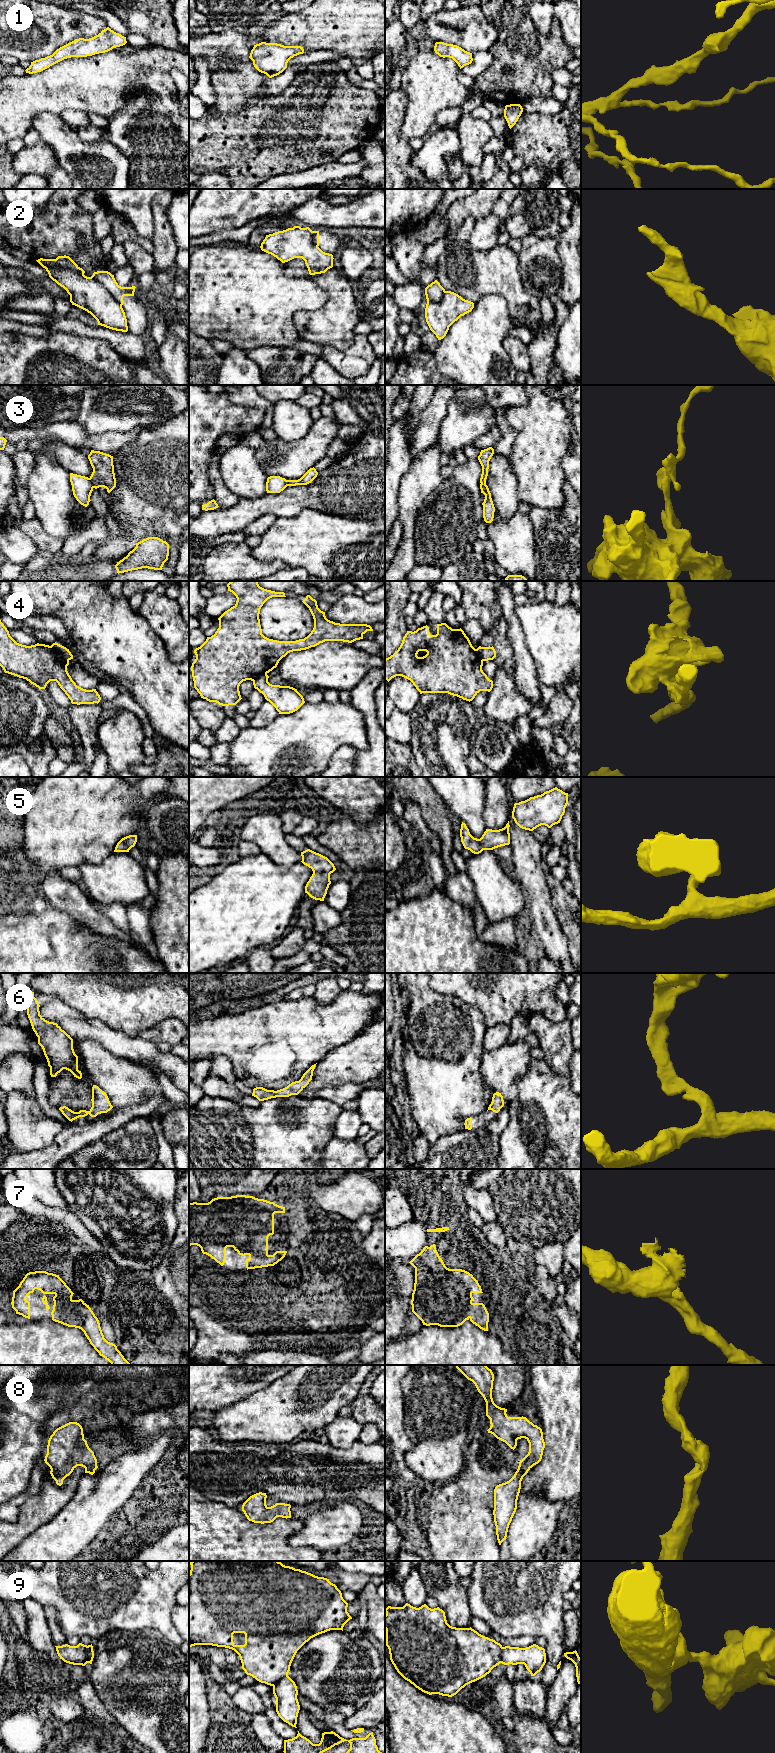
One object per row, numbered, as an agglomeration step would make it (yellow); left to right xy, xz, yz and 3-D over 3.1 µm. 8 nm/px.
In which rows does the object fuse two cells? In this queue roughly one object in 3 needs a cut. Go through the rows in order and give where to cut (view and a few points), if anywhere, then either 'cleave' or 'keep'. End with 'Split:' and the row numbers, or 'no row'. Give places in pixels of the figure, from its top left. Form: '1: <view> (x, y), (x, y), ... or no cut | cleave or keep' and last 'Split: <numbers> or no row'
1: no cut | keep
2: xy (42, 265), (69, 268), (83, 275) | cleave
3: xy (88, 478), (93, 487) | cleave
4: xy (50, 646), (64, 659), (68, 660) | cleave
5: no cut | keep
6: no cut | keep
7: no cut | keep
8: no cut | keep
9: xy (92, 1646), (87, 1652), (87, 1662) | cleave
Split: 2, 3, 4, 9

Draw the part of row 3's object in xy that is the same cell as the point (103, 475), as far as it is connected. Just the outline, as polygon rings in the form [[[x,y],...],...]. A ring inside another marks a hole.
[[[91,450],[88,459],[93,468],[93,472],[89,478],[93,488],[104,487],[110,493],[116,487],[113,456]]]

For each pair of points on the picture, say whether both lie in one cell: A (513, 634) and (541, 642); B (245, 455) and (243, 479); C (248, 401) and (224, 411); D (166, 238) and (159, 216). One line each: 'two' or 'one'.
A: two
B: one
C: two
D: one

